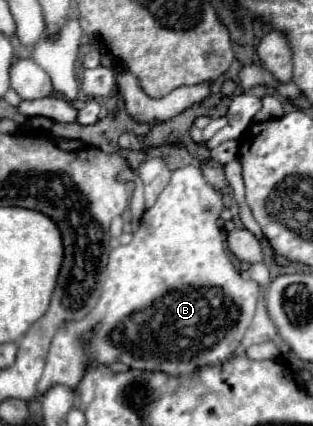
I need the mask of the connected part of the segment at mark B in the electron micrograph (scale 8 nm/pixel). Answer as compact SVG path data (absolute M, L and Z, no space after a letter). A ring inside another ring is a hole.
M188 165L172 171L170 183L160 193L158 201L144 213L140 229L134 233L134 239L128 245L120 245L110 253L102 295L98 299L98 305L86 315L88 319L84 317L80 321L66 321L56 331L42 381L38 383L38 395L42 395L42 389L48 389L56 383L70 385L70 389L74 389L82 377L84 367L90 363L90 357L102 361L102 365L122 361L130 367L138 367L136 363L140 363L144 369L152 369L152 361L158 359L188 363L190 357L194 359L200 353L220 345L232 329L244 335L256 313L260 285L252 279L242 279L228 257L226 237L216 223L220 213L224 211L222 197L224 193L206 181L198 165ZM94 325L100 327L92 341L88 345L80 343L86 327Z

